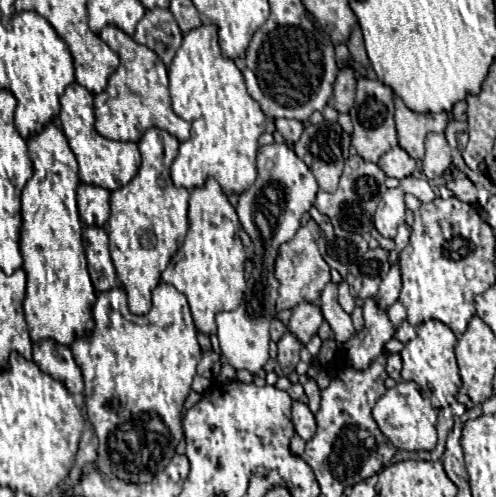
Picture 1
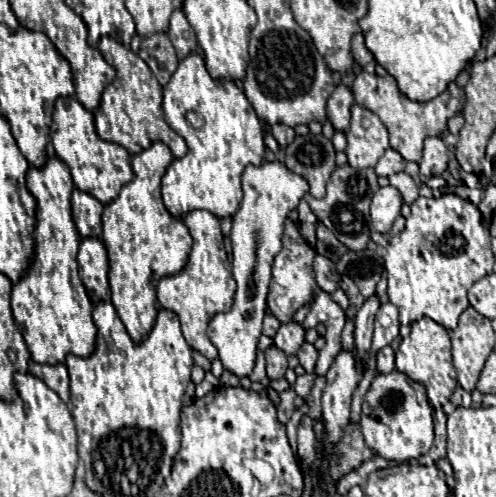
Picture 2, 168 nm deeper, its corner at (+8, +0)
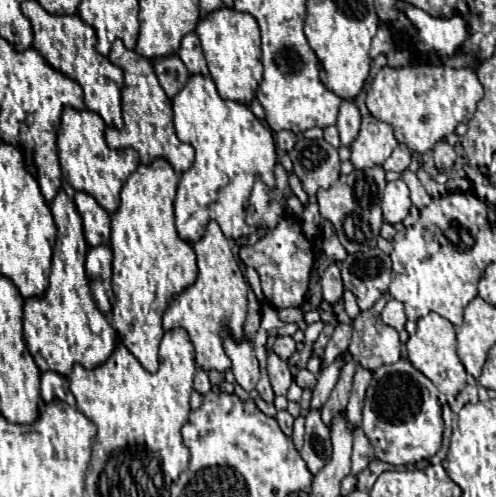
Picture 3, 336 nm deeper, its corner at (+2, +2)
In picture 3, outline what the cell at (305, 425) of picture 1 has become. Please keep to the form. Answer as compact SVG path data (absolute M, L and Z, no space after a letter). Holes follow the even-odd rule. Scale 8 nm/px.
M310 410L306 416L304 448L300 454L312 474L316 474L330 460L330 450L330 430L320 418L320 410Z

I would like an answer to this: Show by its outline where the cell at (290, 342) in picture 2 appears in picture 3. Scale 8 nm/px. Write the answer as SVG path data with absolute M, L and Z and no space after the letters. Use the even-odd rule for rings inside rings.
M276 336L276 342L274 342L272 350L274 350L280 358L288 360L288 358L296 352L296 342L294 342L292 336Z

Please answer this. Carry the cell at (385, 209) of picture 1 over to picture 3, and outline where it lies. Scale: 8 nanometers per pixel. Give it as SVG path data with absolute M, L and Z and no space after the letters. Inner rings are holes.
M402 180L388 182L388 186L381 196L380 206L384 212L384 220L388 224L402 222L408 216L408 210L412 206L408 186Z

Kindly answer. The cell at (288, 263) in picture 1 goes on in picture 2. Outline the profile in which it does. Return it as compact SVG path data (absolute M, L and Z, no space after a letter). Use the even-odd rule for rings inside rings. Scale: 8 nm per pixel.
M286 220L284 236L282 236L282 250L274 258L274 264L272 264L272 292L268 296L268 308L284 324L292 320L294 312L300 306L314 300L314 292L318 290L318 286L316 286L316 280L314 280L312 260L314 260L314 250L300 236L296 224L292 220Z

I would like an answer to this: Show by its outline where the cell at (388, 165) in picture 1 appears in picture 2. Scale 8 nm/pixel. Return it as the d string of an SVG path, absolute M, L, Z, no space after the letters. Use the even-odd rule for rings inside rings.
M388 148L386 154L378 160L378 164L376 164L374 170L376 170L378 176L392 176L396 172L402 172L404 166L406 166L406 160L396 150Z

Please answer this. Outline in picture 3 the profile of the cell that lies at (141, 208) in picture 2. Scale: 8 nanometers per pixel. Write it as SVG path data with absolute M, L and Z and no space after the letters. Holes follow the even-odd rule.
M156 158L150 164L140 164L134 174L130 174L128 182L124 184L120 192L120 208L112 214L112 290L114 290L114 308L112 308L112 326L122 336L124 346L136 356L136 360L148 370L158 370L158 346L164 336L162 328L162 314L168 304L168 298L182 292L186 286L194 282L198 276L196 268L196 254L192 250L192 244L180 238L176 226L174 226L174 198L176 198L176 186L178 186L178 174L170 166L168 160Z

